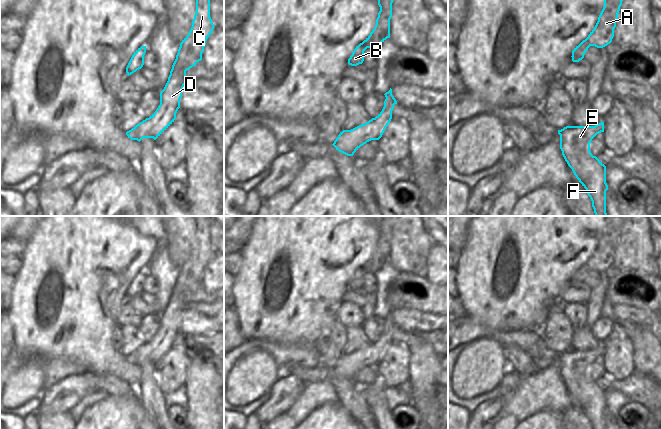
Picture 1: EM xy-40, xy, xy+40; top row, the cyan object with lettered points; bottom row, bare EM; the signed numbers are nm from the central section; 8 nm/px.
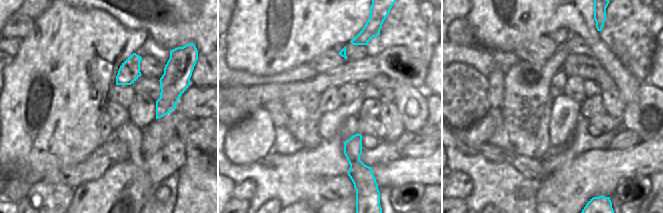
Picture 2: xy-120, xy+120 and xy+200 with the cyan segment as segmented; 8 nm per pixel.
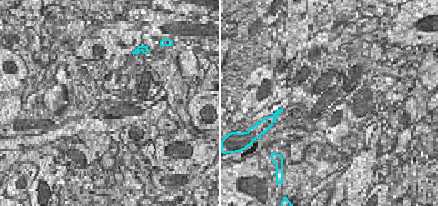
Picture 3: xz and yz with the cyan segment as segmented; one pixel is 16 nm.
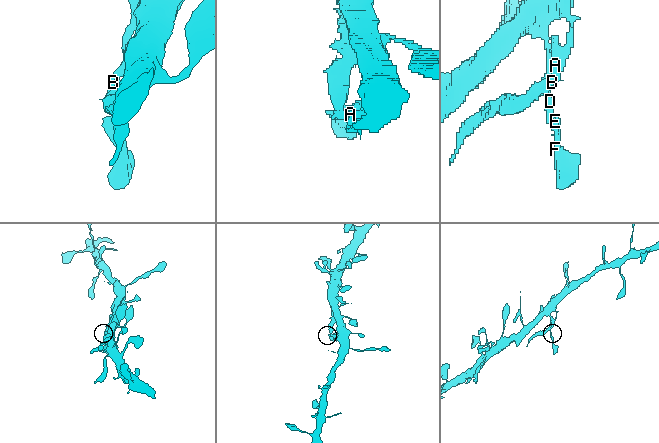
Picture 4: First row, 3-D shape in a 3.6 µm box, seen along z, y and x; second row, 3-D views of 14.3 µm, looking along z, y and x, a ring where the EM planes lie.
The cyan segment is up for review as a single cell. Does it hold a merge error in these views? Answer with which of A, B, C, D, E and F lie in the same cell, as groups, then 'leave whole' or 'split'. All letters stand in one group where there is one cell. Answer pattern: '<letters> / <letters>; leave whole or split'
A C D E F / B; split

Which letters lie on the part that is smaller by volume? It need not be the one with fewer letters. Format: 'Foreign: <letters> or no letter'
Foreign: B

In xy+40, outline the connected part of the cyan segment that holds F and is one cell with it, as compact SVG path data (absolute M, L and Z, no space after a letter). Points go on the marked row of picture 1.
M604 122L595 126L566 126L558 130L560 149L568 166L586 189L596 216L606 213L606 166L590 151L592 139L604 132Z

